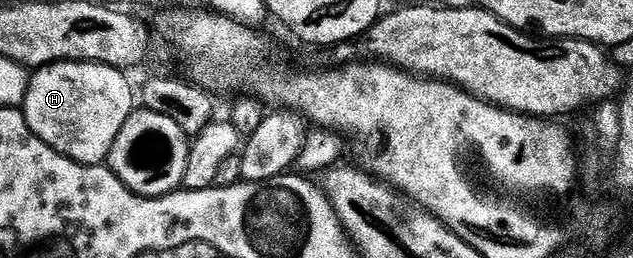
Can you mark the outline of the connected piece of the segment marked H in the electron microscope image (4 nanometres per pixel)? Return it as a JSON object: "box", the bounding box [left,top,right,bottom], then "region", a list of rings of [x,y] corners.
{"box":[22,63,134,167],"region":[[[51,63],[49,67],[41,67],[28,80],[28,92],[24,98],[24,106],[22,108],[26,121],[30,125],[30,129],[39,137],[46,145],[50,145],[59,155],[65,155],[68,159],[74,160],[76,163],[82,163],[86,167],[95,167],[103,164],[107,160],[109,153],[112,152],[114,141],[118,137],[118,133],[122,133],[122,125],[126,125],[128,118],[132,116],[134,110],[134,91],[132,95],[132,87],[128,84],[128,79],[123,70],[115,67],[107,67],[105,63]]]}

